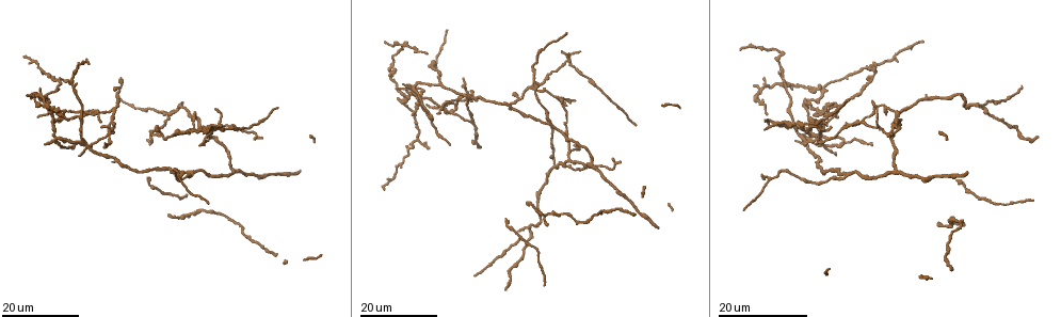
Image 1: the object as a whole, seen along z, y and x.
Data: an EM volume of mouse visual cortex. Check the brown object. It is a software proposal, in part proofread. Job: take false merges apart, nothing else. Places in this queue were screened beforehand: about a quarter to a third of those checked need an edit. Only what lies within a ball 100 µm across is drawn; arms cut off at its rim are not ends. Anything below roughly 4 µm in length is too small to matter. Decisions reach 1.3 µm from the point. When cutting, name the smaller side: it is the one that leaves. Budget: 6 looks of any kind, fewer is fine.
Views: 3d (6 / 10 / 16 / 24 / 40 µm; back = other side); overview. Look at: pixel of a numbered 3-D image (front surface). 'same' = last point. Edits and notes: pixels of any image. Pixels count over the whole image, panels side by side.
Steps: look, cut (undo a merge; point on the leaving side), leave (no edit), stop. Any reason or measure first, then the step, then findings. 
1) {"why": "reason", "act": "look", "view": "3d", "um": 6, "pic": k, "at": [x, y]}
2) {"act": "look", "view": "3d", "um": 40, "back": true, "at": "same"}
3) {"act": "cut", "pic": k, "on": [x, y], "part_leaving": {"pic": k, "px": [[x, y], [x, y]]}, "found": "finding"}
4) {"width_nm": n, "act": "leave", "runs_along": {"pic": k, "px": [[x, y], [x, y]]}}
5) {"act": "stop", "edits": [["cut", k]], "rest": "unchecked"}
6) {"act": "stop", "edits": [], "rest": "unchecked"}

{"why": "thick turns thin", "act": "look", "view": "3d", "um": 24, "pic": 1, "at": [78, 68]}

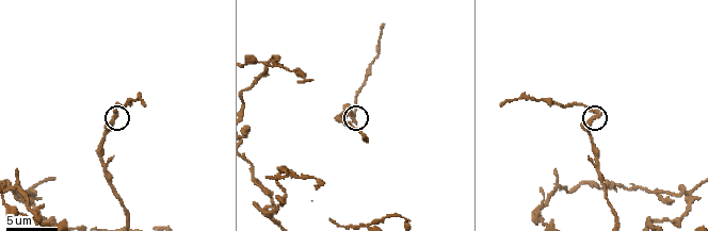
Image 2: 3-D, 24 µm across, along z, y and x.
{"act": "look", "view": "3d", "um": 10, "pic": 2, "at": [592, 115]}

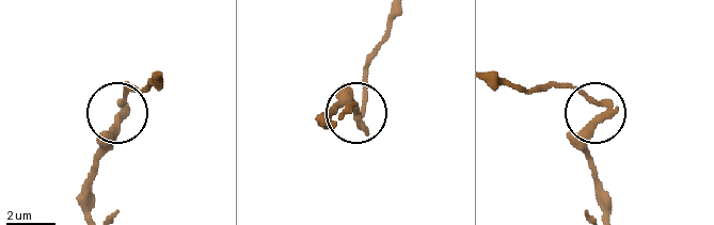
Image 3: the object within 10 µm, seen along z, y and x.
{"width_nm": 310, "act": "leave", "found": "one neuron here"}

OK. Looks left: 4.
{"why": "a fork", "act": "look", "view": "3d", "um": 16, "pic": 1, "at": [983, 106]}

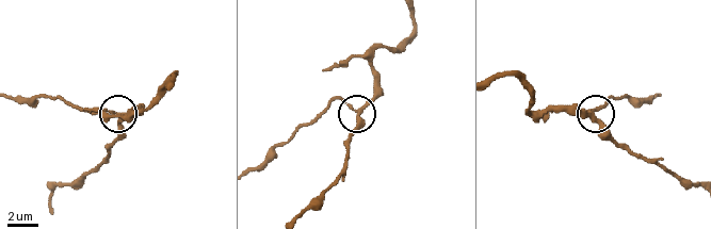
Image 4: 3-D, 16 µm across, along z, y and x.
{"act": "look", "view": "3d", "um": 6, "pic": 4, "at": [592, 117]}

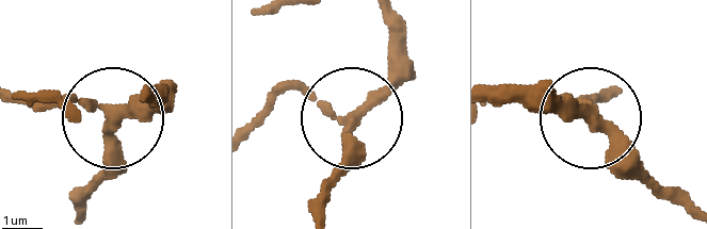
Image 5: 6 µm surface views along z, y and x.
{"arms": 3, "act": "leave", "runs_along": {"pic": 5, "px": [[492, 103], [583, 107], [672, 192]]}, "found": "continuous, no second neuron"}

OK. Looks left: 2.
{"why": "narrows sharply", "act": "look", "view": "3d", "um": 24, "pic": 1, "at": [955, 93]}

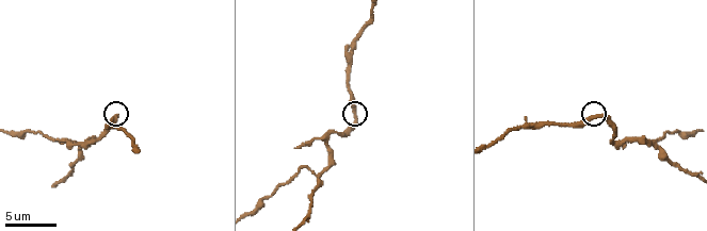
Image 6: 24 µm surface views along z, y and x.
{"why": "zoom in", "act": "look", "view": "3d", "um": 10, "pic": 6, "at": [356, 117]}

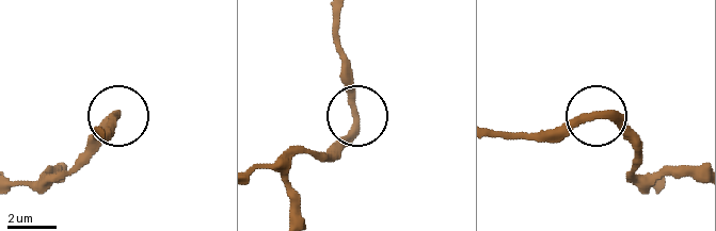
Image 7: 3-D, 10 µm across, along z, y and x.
{"width_nm": 300, "act": "leave", "runs_along": {"pic": 7, "px": [[340, 16], [340, 78], [360, 120], [324, 161]]}, "found": "one neuron here"}

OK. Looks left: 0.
{"act": "stop", "edits": [], "rest": "unchecked"}

